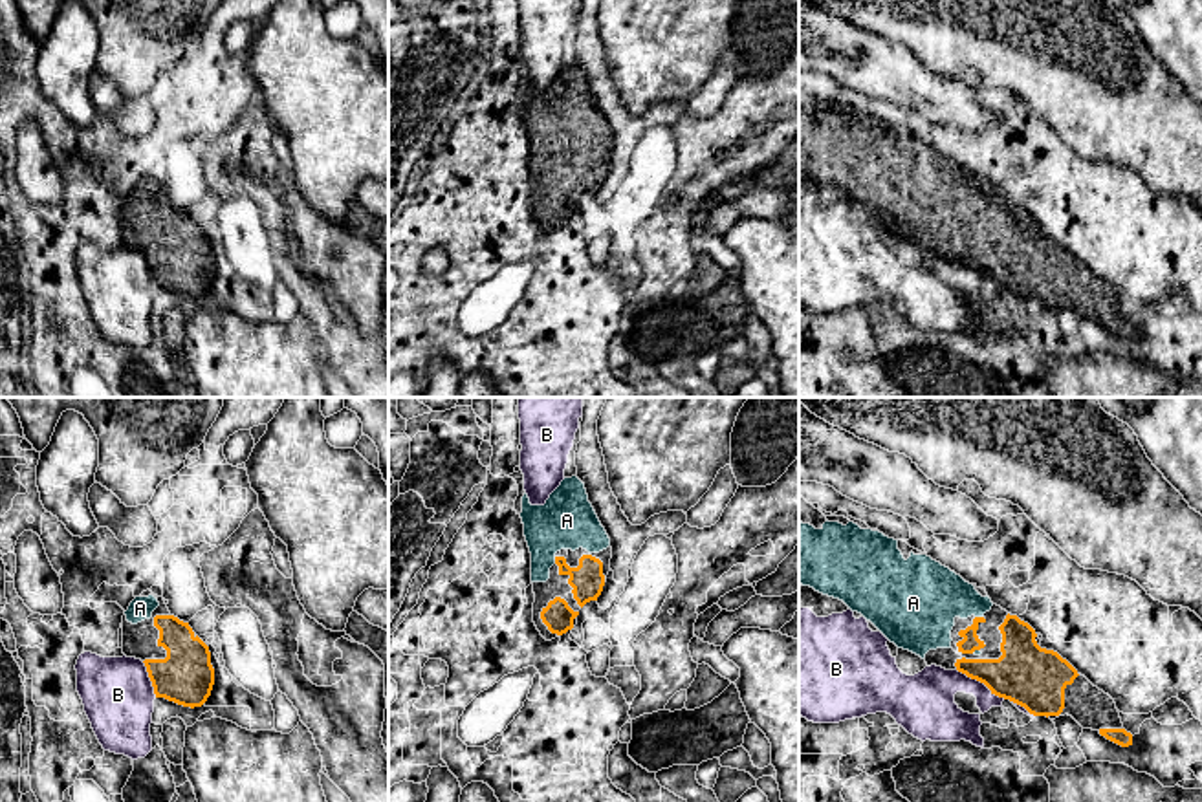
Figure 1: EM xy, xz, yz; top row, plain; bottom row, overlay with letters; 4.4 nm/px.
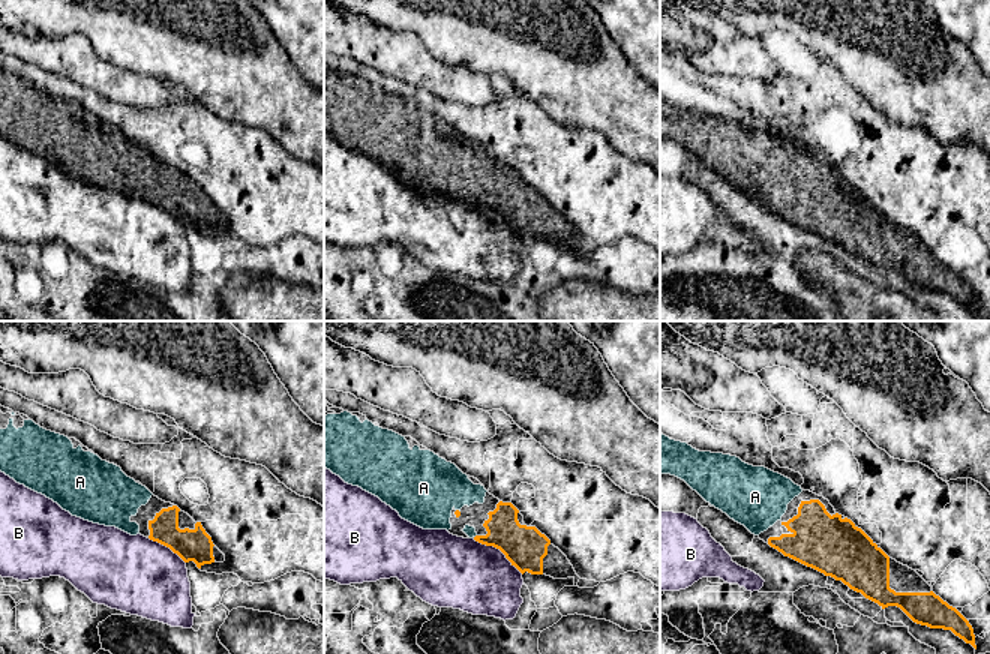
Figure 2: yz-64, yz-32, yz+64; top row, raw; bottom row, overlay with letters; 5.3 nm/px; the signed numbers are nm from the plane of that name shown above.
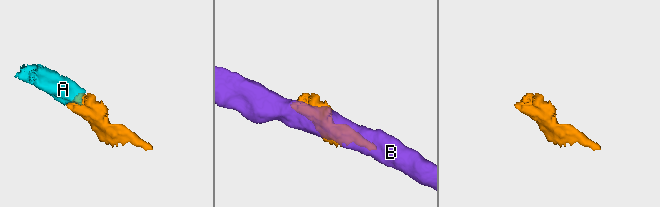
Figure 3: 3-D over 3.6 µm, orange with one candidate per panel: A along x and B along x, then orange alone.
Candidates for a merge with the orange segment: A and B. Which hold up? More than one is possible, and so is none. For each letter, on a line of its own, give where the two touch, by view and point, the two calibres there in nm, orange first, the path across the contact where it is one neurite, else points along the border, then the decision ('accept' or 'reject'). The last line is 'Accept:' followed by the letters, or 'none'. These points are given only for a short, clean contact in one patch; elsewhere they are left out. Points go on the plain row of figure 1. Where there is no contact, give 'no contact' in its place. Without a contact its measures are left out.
A: contact yz (979, 207); calibres 80 and 320 nm; way yz (970, 233), (970, 222), (979, 207), (957, 187), (926, 187); accept
B: contact yz (981, 271); calibres 280 and 240 nm; border yz (955, 259), (983, 271), (1005, 288); reject
Accept: A

